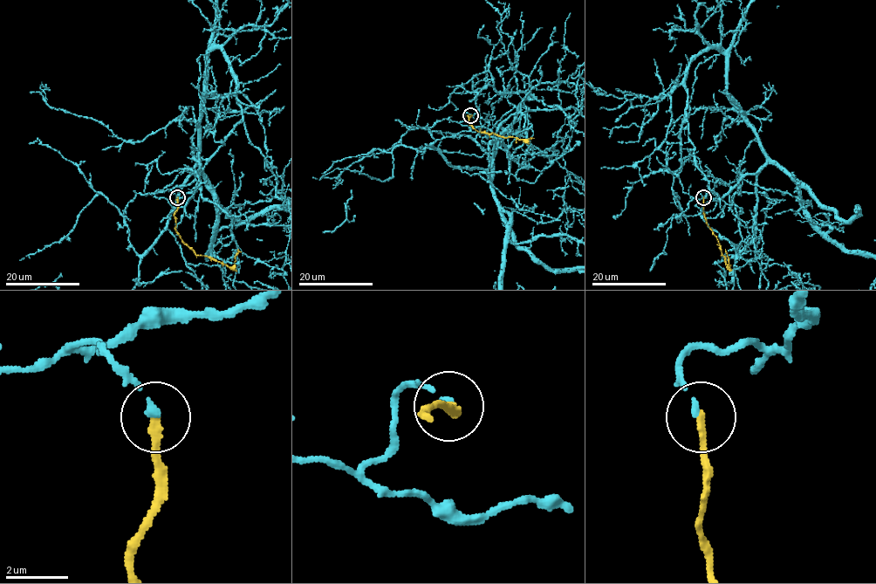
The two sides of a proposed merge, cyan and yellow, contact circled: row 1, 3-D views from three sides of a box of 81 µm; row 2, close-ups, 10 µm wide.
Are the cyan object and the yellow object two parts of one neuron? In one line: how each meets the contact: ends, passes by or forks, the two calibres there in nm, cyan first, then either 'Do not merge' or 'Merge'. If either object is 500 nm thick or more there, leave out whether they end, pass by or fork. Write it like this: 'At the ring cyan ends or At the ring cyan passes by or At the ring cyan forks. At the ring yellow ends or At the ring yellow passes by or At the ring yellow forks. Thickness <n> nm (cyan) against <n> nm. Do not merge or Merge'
At the ring cyan ends. At the ring yellow ends. Thickness 200 nm (cyan) against 280 nm. Do not merge

